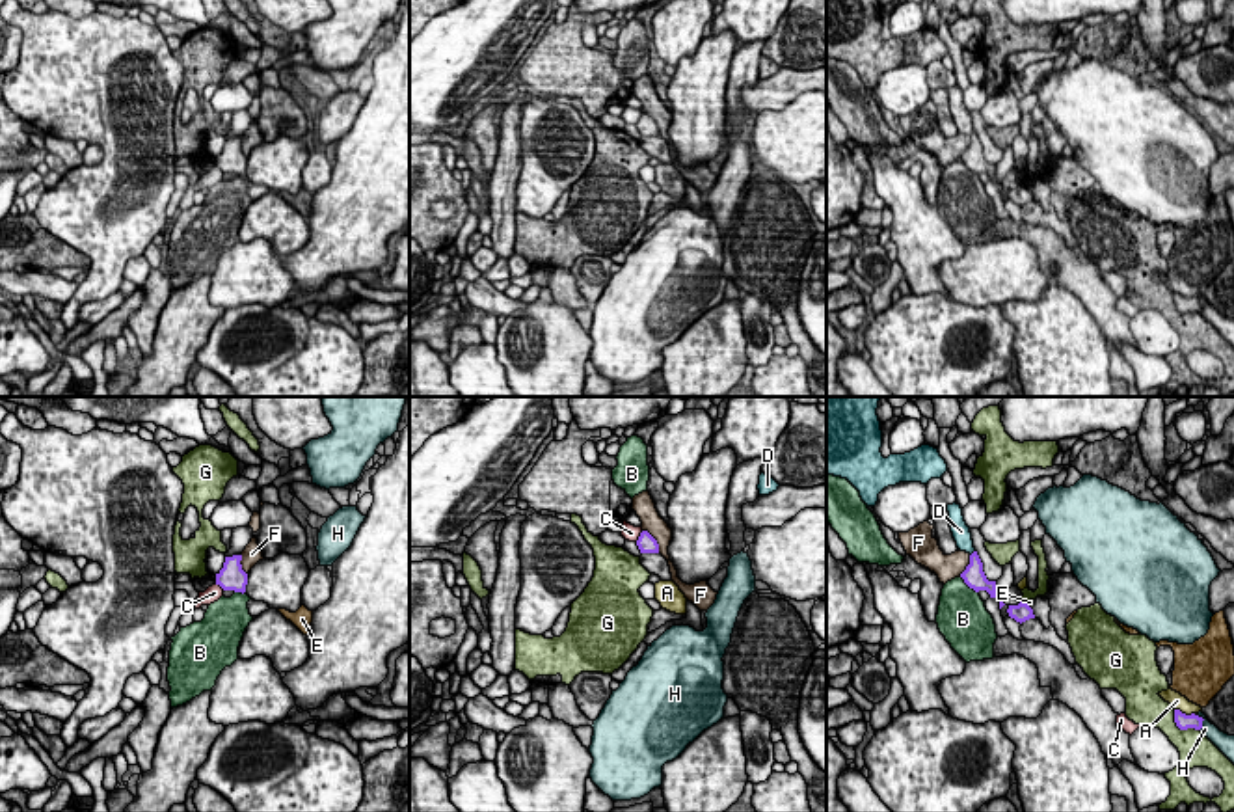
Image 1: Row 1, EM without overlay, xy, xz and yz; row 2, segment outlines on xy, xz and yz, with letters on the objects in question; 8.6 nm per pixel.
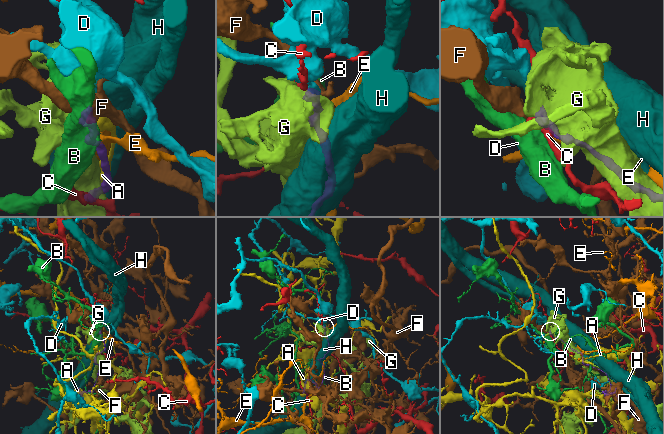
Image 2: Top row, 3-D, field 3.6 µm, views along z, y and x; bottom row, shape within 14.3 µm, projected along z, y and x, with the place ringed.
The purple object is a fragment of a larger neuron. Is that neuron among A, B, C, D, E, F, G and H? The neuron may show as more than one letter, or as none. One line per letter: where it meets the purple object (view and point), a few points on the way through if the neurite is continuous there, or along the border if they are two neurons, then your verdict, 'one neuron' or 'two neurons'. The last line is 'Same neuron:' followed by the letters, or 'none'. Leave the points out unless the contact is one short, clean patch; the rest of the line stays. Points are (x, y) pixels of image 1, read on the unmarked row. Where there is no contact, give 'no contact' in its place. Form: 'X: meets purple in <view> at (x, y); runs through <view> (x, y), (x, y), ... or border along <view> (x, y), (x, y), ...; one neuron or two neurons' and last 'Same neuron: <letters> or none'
A: meets purple in yz at (1184, 297); two neurons
B: meets purple in yz at (968, 168); border along yz (961, 159), (978, 175); two neurons
C: meets purple in xz at (639, 120); border along xz (643, 114), (635, 123); two neurons
D: meets purple in yz at (972, 136); runs through yz (974, 159), (972, 136), (961, 114); one neuron
E: meets purple in yz at (1028, 189); two neurons
F: meets purple in xz at (656, 123); border along xz (643, 112), (656, 123), (659, 135); two neurons
G: meets purple in yz at (1180, 311); two neurons
H: meets purple in yz at (1203, 302); two neurons
Same neuron: D

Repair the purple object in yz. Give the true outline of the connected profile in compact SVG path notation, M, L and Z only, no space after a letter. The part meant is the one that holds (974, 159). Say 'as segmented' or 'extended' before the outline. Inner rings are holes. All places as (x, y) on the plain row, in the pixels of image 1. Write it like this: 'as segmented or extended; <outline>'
extended; M957 86L947 88L947 95L949 95L949 110L951 110L955 125L957 125L957 130L970 138L970 147L960 156L960 160L975 175L986 173L990 177L990 181L996 181L996 164L988 164L983 155L983 145L973 130L972 115L964 104L960 88L957 88Z

